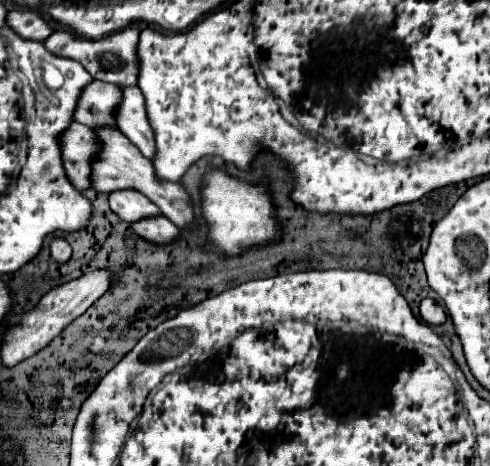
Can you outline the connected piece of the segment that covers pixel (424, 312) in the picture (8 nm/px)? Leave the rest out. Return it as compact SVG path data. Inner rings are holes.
M424 299L420 303L420 317L428 323L428 325L440 325L446 321L446 313L444 309L434 301L434 299Z

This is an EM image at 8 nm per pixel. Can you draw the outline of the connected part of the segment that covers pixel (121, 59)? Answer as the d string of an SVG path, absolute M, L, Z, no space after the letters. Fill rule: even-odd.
M128 27L120 33L112 33L102 39L86 39L86 37L82 39L70 31L56 31L44 41L44 45L54 55L70 57L70 59L82 63L84 69L94 79L108 81L108 83L114 83L120 87L120 85L136 85L136 41L138 41L138 37L140 37L140 29L136 29L136 27Z

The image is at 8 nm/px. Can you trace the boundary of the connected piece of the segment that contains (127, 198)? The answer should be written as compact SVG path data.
M116 191L108 195L110 199L110 209L126 223L136 223L142 221L144 217L154 217L154 215L162 215L160 209L142 193L138 191Z

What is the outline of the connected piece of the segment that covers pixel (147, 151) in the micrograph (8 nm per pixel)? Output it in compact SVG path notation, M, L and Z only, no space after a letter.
M124 87L122 89L124 99L116 111L116 123L120 125L120 131L140 149L140 153L148 159L154 159L156 153L156 141L152 127L148 125L144 95L138 87Z

